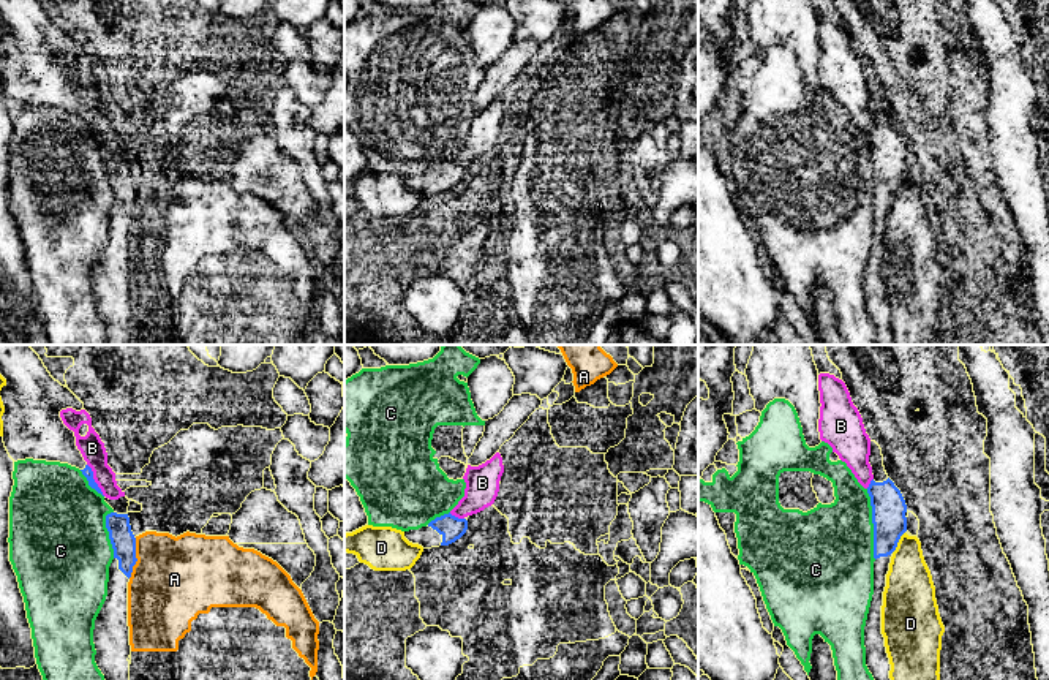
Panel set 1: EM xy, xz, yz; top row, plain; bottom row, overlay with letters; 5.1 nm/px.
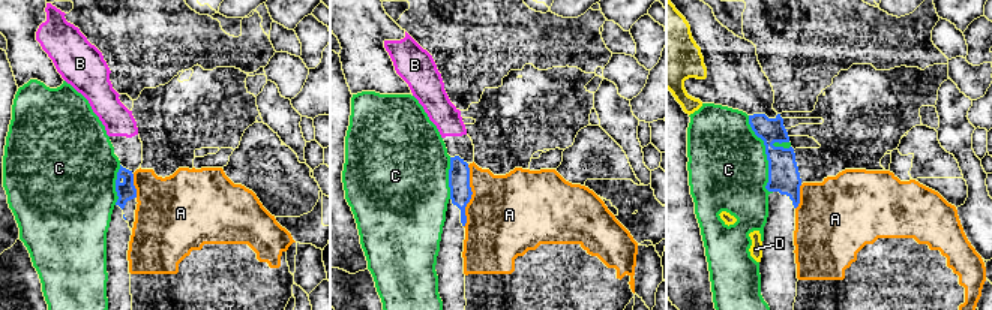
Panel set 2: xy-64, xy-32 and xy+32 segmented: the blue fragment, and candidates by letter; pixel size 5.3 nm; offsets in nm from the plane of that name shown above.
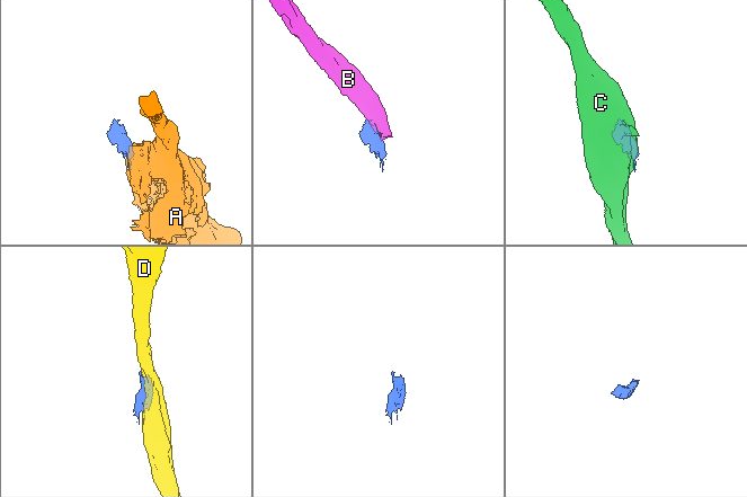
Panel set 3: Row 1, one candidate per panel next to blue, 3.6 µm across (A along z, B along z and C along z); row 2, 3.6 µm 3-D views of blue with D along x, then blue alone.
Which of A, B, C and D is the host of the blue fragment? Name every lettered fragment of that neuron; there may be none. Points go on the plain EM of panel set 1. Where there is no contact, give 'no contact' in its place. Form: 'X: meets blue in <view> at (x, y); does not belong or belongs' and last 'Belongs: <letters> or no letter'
A: meets blue in xy at (136, 204); does not belong
B: meets blue in xy at (93, 125); does not belong
C: meets blue in yz at (872, 168); does not belong
D: meets blue in yz at (898, 187); does not belong
Belongs: no letter

